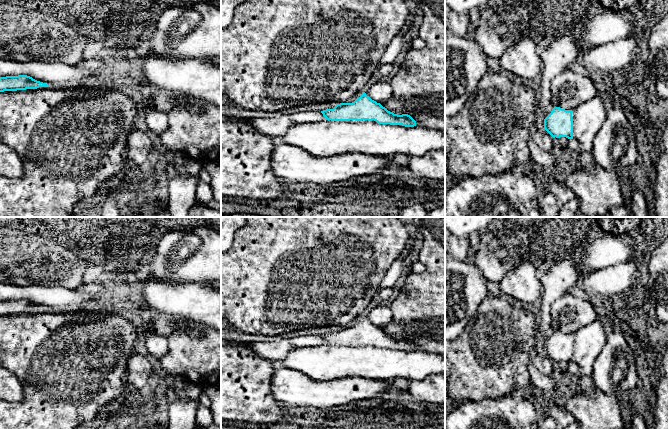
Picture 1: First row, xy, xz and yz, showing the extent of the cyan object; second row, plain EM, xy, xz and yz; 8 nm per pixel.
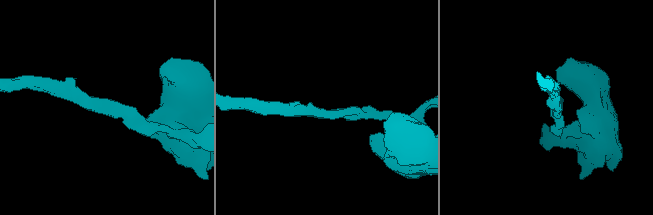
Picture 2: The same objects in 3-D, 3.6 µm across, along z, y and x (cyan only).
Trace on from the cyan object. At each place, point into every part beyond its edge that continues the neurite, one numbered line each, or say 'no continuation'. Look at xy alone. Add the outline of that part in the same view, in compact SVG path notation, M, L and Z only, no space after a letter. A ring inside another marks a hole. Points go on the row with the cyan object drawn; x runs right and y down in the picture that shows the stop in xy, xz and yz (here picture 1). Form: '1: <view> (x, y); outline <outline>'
no continuation

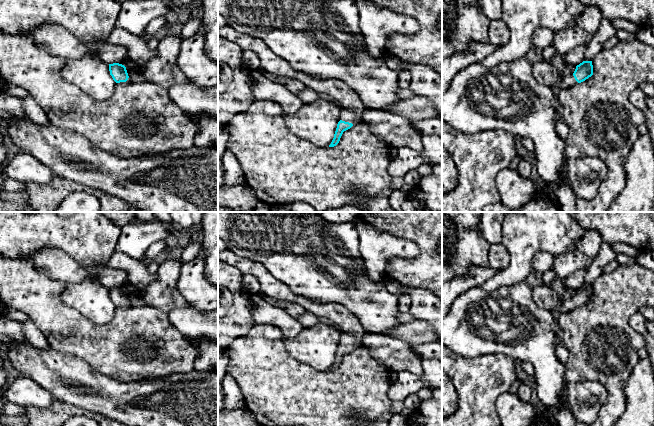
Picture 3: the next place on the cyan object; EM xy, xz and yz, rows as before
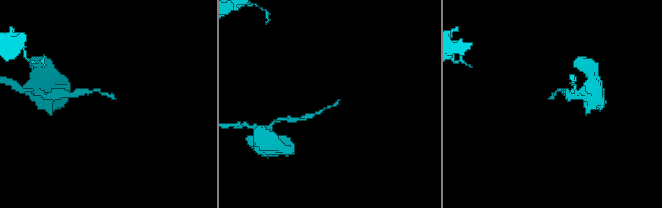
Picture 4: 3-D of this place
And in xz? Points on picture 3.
1: xz (346, 115); outline M342 107L340 120L352 123L354 125L354 124L360 123L362 121L362 117Z

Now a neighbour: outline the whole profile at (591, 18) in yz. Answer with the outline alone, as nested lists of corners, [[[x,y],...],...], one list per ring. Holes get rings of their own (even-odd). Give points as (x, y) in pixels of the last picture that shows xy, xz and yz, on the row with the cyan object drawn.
[[[585,5],[583,12],[577,18],[576,25],[592,36],[598,31],[602,20],[602,13],[596,6]]]

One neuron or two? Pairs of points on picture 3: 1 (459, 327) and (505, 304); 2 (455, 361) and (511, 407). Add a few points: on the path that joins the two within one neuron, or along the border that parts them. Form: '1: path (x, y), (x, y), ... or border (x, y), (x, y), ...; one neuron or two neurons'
1: path (470, 323), (485, 323), (494, 314); one neuron
2: border (507, 391), (502, 393), (496, 402), (498, 415); two neurons

